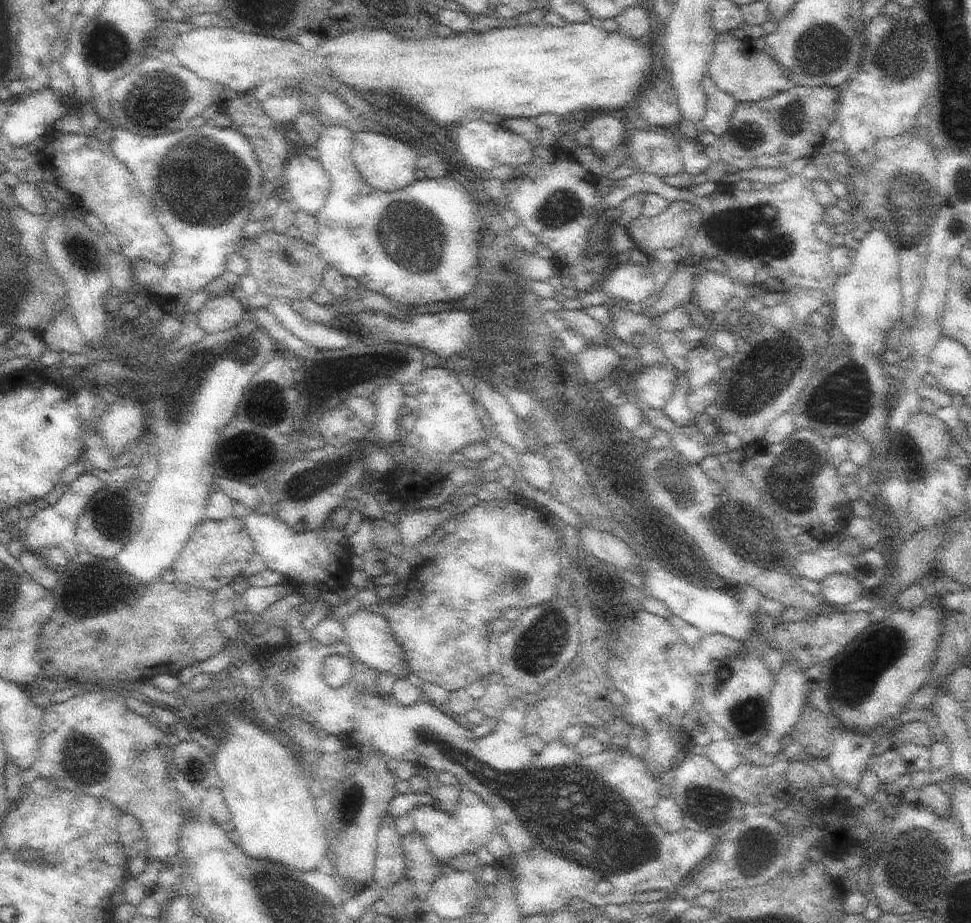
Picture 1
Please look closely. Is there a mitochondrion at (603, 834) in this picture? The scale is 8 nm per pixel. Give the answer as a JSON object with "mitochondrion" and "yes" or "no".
{"mitochondrion":"yes"}

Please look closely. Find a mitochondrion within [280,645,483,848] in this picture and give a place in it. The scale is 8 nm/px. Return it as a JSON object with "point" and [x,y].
{"point":[350,808]}

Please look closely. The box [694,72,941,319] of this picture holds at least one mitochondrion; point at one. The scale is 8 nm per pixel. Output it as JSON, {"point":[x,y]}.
{"point":[753,233]}

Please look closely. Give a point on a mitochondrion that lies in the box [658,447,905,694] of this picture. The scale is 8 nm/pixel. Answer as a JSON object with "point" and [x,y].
{"point":[747,526]}

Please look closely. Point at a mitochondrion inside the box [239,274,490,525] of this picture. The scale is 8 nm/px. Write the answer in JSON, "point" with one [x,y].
{"point":[301,482]}

